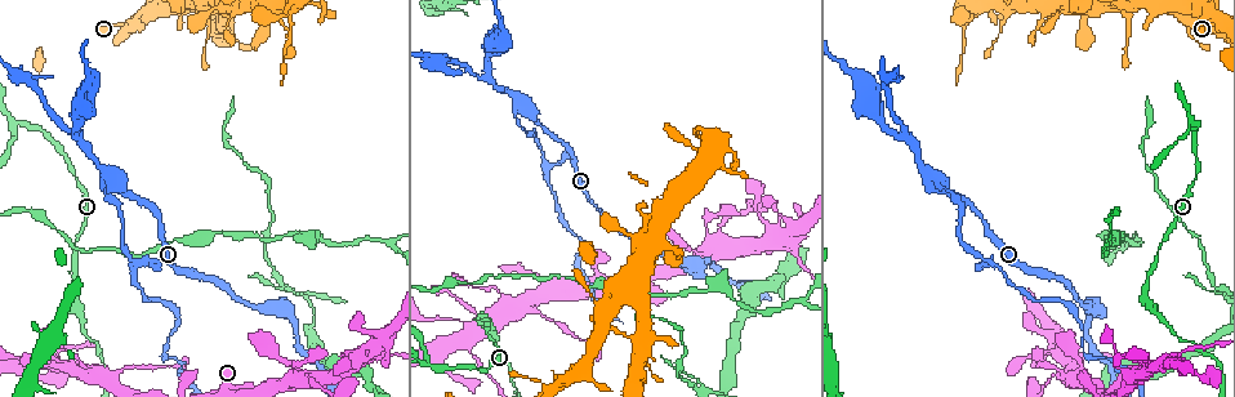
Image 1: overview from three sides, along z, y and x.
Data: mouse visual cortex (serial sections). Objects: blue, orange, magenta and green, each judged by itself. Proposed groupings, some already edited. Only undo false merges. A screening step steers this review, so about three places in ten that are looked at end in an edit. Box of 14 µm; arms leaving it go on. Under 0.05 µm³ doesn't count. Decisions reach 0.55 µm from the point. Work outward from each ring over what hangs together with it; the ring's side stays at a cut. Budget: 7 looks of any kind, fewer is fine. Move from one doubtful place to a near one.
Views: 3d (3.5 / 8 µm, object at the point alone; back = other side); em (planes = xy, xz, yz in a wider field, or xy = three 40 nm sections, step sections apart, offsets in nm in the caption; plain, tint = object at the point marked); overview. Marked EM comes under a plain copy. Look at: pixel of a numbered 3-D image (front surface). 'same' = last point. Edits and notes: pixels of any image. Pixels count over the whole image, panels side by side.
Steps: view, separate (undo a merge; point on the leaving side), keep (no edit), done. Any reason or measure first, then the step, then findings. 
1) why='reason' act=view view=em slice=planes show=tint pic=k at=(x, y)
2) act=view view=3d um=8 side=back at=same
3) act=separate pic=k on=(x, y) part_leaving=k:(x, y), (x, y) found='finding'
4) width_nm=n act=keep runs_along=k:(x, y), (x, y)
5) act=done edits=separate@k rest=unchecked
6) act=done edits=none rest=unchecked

why='a narrow waist' act=view view=3d um=3.5 pic=1 at=(425, 365)

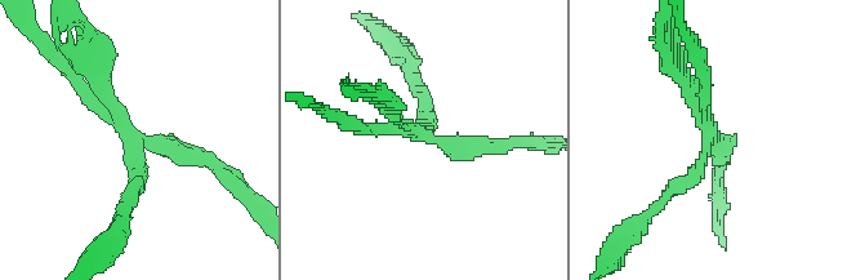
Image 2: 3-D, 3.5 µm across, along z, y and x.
arms=3 arm_widths_nm=150,200,200 act=view view=em slice=xy step=5 show=tint pic=2 at=(138, 142)

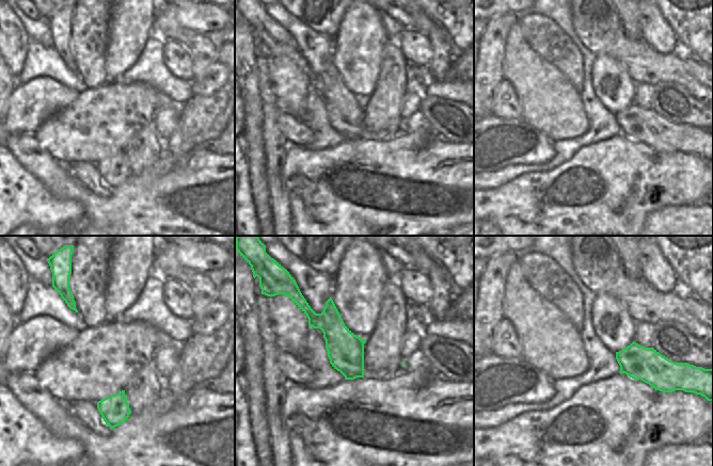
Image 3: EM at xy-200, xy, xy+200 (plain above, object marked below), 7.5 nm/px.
width_nm=280 act=separate pic=2 on=(687, 183) part_leaving=2:(709, 142), (690, 178), (631, 234) found='a second cell is stuck on'

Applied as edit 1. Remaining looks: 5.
why='sharp bend' act=view view=3d um=3.5 pic=1 at=(108, 181)

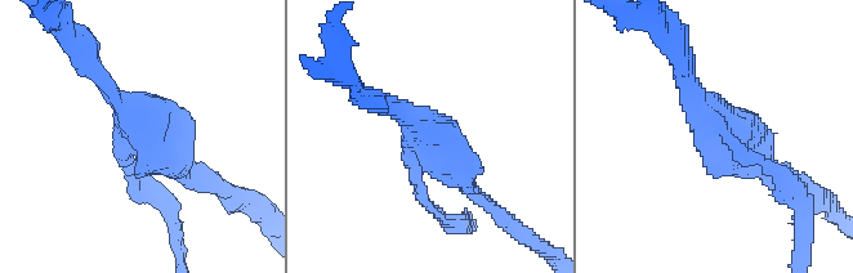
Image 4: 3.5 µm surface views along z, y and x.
arms=3 arm_widths_nm=150,200,250 act=separate pic=4 on=(132, 182) part_leaving=4:(385, 107), (345, 77), (334, 41) found='a second cell is stuck on'

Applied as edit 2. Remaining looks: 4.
why='thick turns thin' act=view view=3d um=8 pic=1 at=(359, 351)

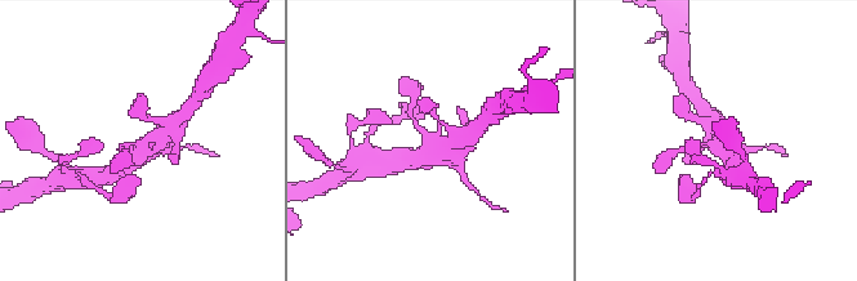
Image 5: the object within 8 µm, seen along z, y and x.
why='need the tissue' act=view view=em slice=xy step=5 show=tint pic=5 at=(713, 143)

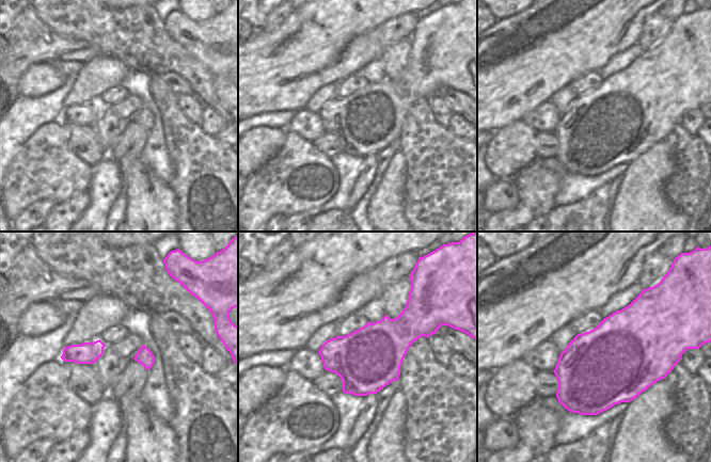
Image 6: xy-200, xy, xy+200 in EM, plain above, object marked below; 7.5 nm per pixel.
act=keep runs_along=5:(120, 168), (138, 157), (178, 119) found='all the same cell'

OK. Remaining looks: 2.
act=done edits=separate@2,separate@4 rest=unchecked

